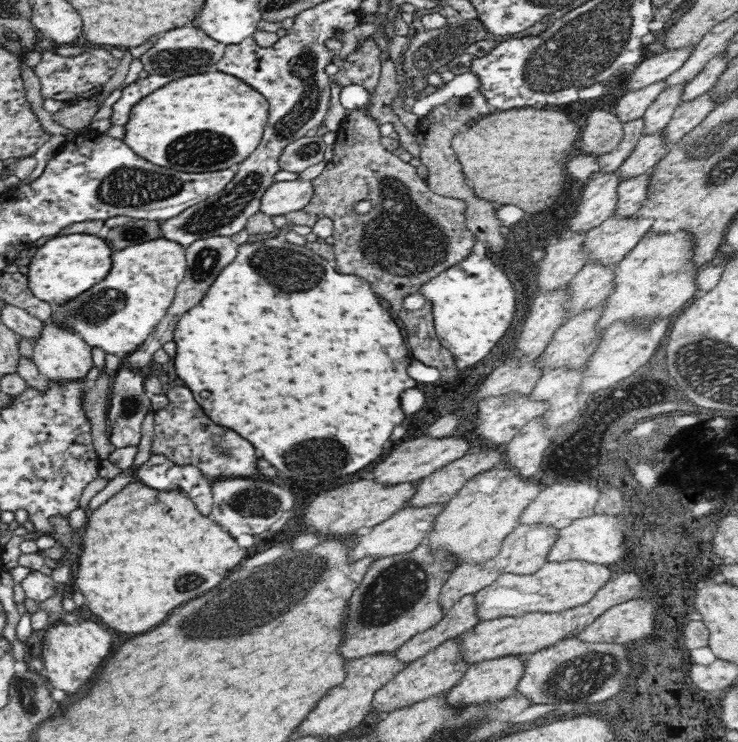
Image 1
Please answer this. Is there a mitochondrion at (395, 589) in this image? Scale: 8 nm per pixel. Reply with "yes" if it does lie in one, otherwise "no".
yes

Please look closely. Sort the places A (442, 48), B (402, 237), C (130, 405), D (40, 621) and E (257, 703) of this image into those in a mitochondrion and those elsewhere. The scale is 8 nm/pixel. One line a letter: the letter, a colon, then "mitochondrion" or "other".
A: mitochondrion
B: mitochondrion
C: mitochondrion
D: other
E: other

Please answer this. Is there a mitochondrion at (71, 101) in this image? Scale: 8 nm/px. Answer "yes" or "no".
no

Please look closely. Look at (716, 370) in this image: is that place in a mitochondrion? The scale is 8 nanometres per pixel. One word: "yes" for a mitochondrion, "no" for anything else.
yes

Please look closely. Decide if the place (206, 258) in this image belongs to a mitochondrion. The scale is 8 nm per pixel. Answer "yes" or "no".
yes

